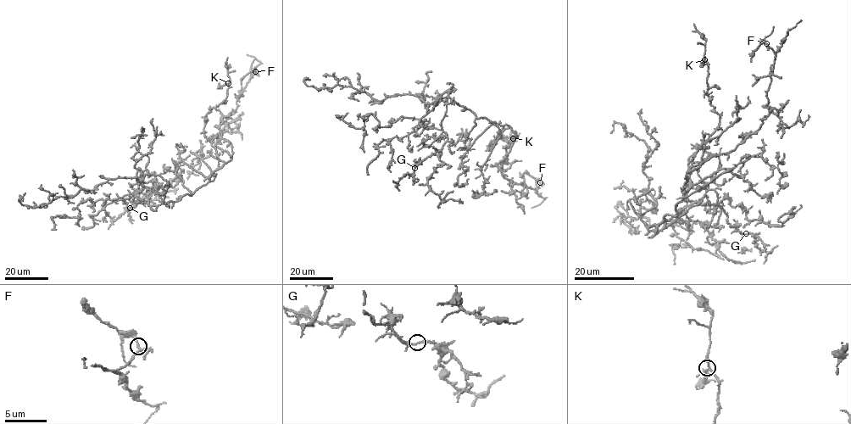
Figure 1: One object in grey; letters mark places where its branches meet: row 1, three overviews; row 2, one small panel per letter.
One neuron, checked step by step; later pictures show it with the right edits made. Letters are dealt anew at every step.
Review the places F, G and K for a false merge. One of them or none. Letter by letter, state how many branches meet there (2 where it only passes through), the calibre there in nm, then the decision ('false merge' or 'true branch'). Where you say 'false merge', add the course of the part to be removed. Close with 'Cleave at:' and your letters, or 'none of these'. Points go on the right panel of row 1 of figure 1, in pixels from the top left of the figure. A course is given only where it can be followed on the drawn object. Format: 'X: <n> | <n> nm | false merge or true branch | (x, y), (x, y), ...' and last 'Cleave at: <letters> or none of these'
F: 3 | 150 nm | true branch
G: 3 | 150 nm | true branch
K: 3 | 150 nm | true branch
Cleave at: none of these

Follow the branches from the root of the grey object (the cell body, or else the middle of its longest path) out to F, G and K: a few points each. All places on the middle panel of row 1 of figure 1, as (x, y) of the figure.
F: (472, 112), (507, 125), (516, 135), (500, 161), (508, 184), (534, 189), (540, 182)
G: (472, 112), (447, 97), (447, 111), (442, 121), (447, 140), (440, 150), (414, 168)
K: (472, 112), (477, 119), (484, 117), (503, 125), (489, 149), (491, 142), (513, 138)

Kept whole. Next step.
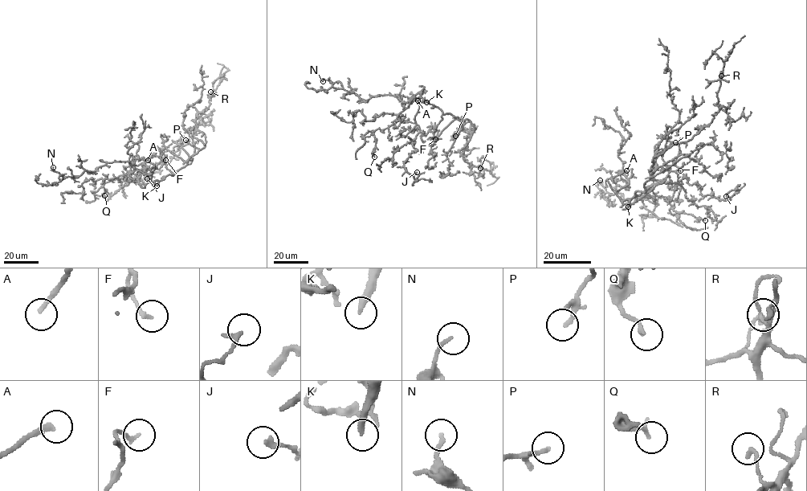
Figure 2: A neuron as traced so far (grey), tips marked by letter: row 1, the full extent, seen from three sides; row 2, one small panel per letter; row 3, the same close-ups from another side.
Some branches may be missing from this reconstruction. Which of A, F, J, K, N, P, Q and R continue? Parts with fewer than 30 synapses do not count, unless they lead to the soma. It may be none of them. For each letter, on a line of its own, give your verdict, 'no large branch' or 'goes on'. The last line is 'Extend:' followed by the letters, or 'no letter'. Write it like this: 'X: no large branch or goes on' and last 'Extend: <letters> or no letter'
A: goes on
F: no large branch
J: no large branch
K: goes on
N: no large branch
P: goes on
Q: no large branch
R: no large branch
Extend: A, K, P

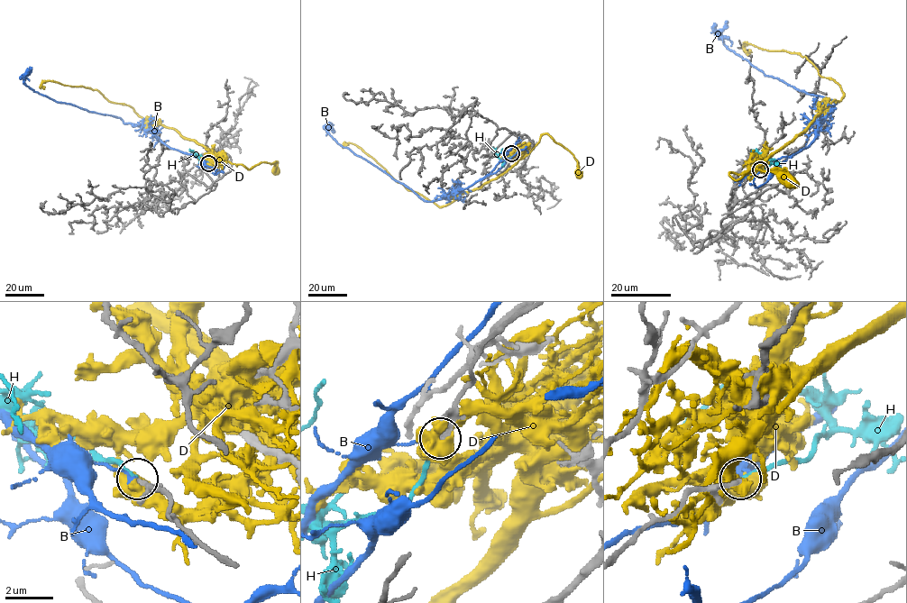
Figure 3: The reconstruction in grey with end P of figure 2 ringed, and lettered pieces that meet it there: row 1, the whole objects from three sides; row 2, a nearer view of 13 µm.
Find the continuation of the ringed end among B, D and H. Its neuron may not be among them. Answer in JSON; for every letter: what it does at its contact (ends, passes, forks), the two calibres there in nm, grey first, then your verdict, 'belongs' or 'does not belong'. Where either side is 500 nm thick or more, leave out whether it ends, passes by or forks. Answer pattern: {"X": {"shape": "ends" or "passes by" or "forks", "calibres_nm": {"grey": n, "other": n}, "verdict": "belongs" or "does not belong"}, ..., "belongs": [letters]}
{"B": {"shape": "ends", "calibres_nm": {"grey": 200, "other": 170}, "verdict": "does not belong"}, "D": {"calibres_nm": {"grey": 360, "other": 550}, "verdict": "does not belong"}, "H": {"shape": "ends", "calibres_nm": {"grey": 200, "other": 190}, "verdict": "belongs"}, "belongs": ["H"]}

